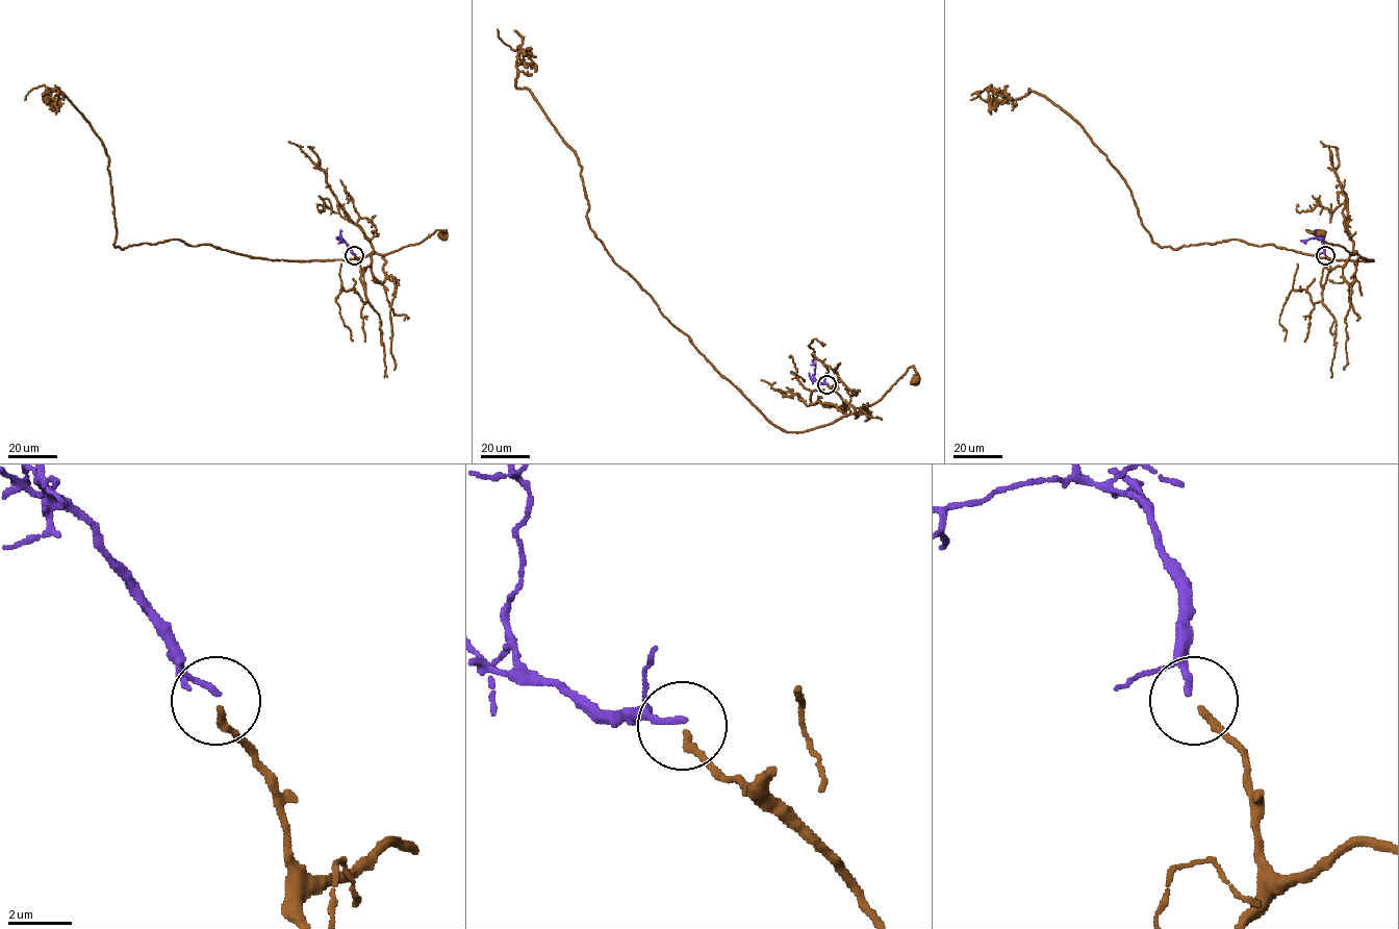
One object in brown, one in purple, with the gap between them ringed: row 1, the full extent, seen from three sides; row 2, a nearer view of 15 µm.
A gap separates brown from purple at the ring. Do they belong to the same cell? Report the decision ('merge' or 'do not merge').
merge

